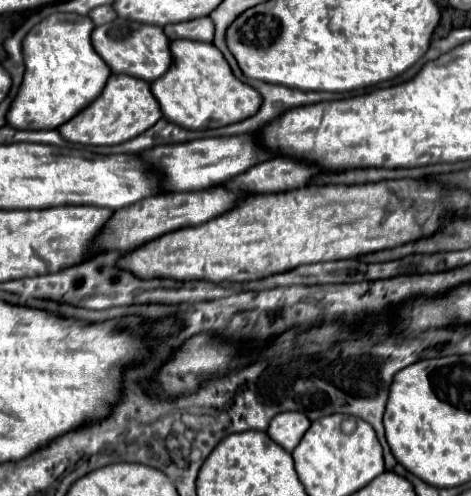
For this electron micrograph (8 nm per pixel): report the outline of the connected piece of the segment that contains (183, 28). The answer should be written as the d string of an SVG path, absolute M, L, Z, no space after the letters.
M200 17L200 19L186 21L186 23L166 25L164 33L168 35L170 41L192 39L192 41L206 41L206 43L210 43L214 39L214 23L212 23L210 17Z

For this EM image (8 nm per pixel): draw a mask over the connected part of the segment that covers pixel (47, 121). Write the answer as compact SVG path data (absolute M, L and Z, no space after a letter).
M76 13L50 15L30 29L30 33L22 43L22 53L26 63L24 85L20 85L20 93L16 95L16 101L8 111L8 125L16 125L18 129L58 129L60 125L70 121L76 113L80 113L84 107L88 107L102 93L112 71L92 47L90 41L92 29L94 25L90 17Z

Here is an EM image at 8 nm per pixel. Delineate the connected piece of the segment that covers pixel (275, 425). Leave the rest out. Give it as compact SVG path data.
M284 411L280 415L276 415L270 425L268 425L268 435L272 437L272 441L276 441L280 447L284 447L286 451L292 451L302 435L306 433L306 429L310 427L310 421L304 413L296 413L296 411Z

